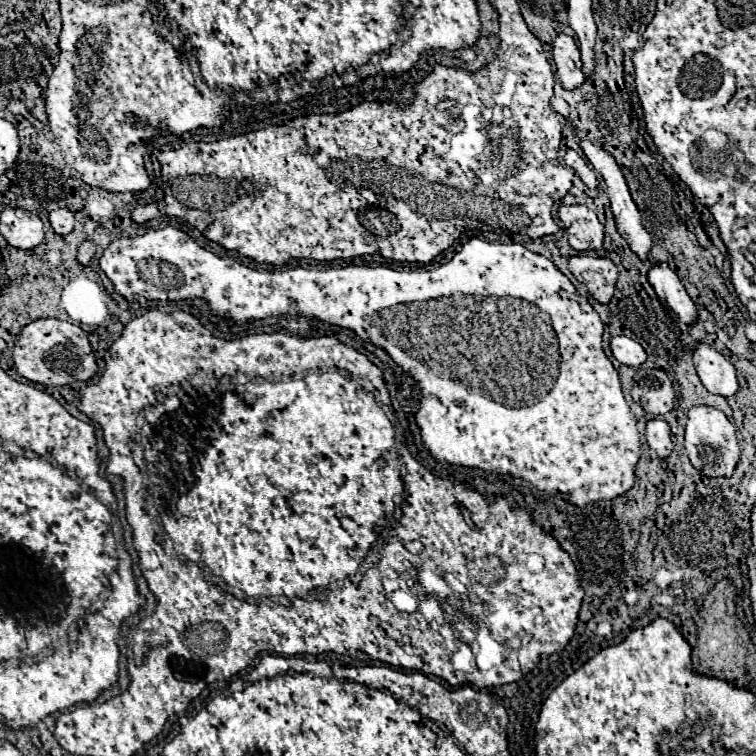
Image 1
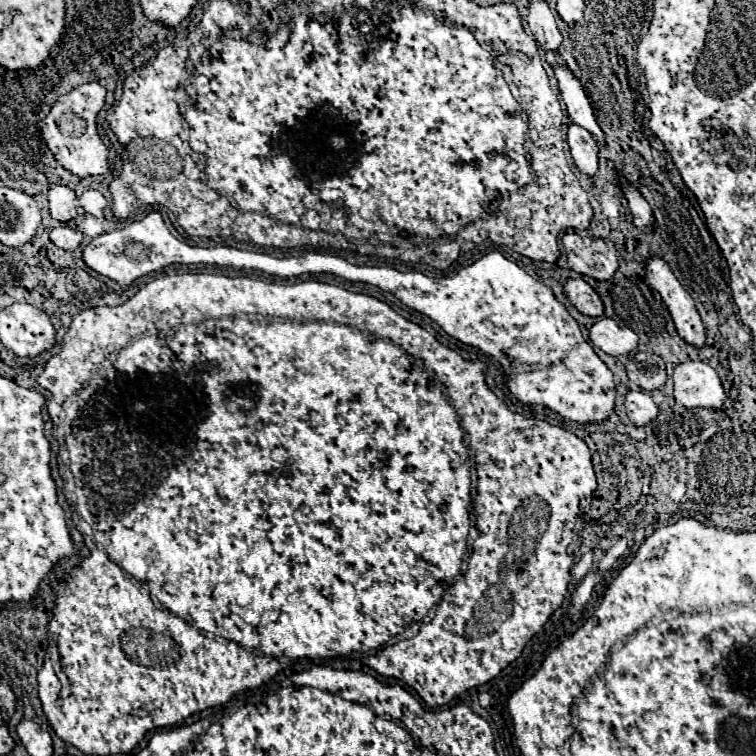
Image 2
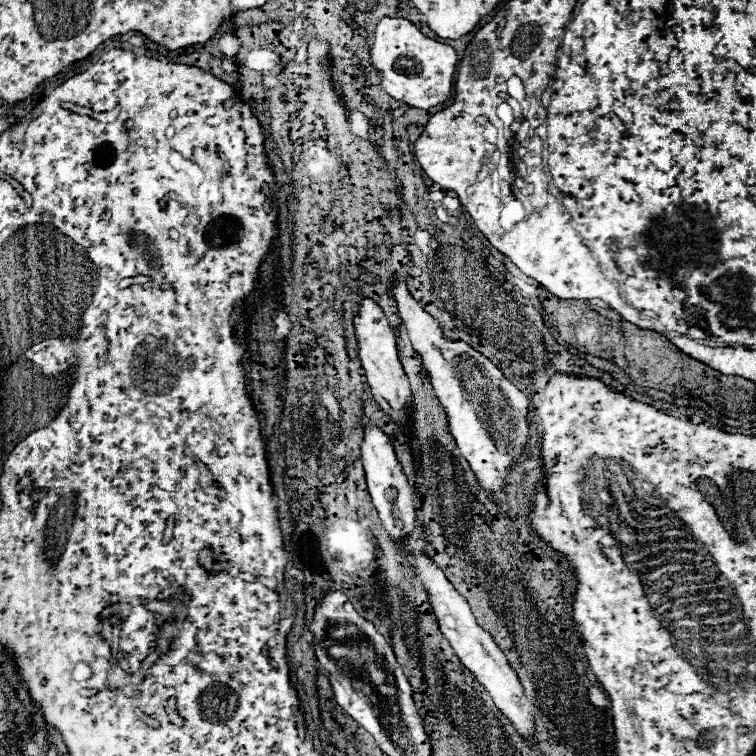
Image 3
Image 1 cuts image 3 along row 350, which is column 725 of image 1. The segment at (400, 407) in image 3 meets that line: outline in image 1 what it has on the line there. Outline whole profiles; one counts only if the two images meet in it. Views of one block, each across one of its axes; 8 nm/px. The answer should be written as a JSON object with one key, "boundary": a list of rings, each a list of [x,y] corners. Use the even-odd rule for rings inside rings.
{"boundary":[[[700,344],[694,350],[696,372],[708,392],[718,396],[734,396],[738,392],[736,368],[714,348]]]}

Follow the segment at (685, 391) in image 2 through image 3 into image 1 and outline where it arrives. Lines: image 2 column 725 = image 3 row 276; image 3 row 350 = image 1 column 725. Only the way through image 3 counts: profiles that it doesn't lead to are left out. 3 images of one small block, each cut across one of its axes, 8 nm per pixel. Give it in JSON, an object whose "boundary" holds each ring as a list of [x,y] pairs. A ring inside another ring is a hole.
{"boundary":[[[696,406],[688,412],[684,448],[688,452],[690,464],[706,478],[732,476],[732,472],[740,460],[740,448],[738,448],[736,430],[734,430],[732,422],[726,418],[724,412],[720,412],[712,406]]]}

